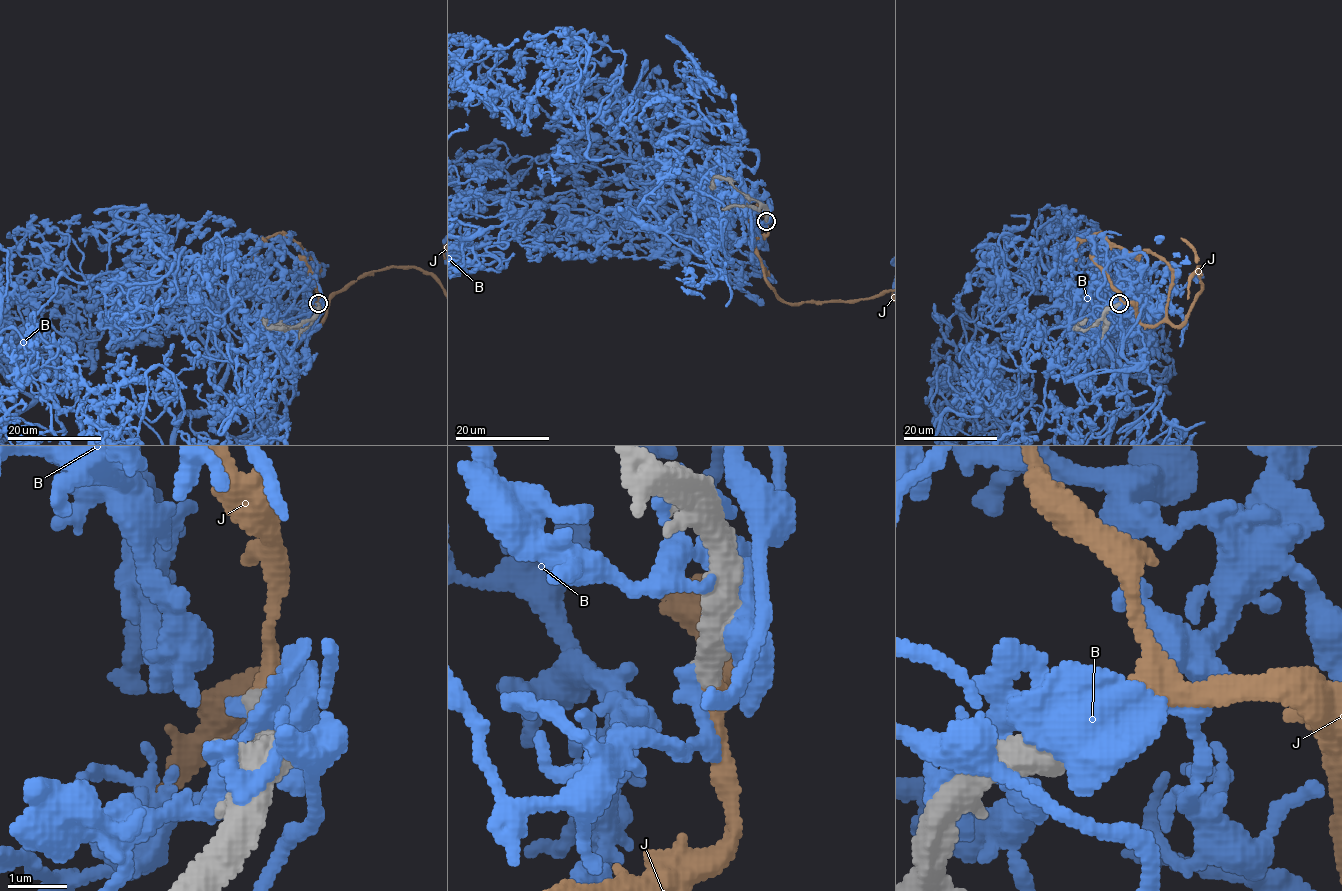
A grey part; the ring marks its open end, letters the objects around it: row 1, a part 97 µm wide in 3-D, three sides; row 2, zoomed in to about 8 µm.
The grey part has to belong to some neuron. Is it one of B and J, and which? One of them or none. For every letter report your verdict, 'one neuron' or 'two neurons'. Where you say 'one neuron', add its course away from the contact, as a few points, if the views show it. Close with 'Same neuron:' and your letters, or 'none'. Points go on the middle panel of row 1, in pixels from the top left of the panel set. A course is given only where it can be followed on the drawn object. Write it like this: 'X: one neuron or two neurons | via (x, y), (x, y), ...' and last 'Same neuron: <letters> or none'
B: two neurons
J: one neuron
Same neuron: J

